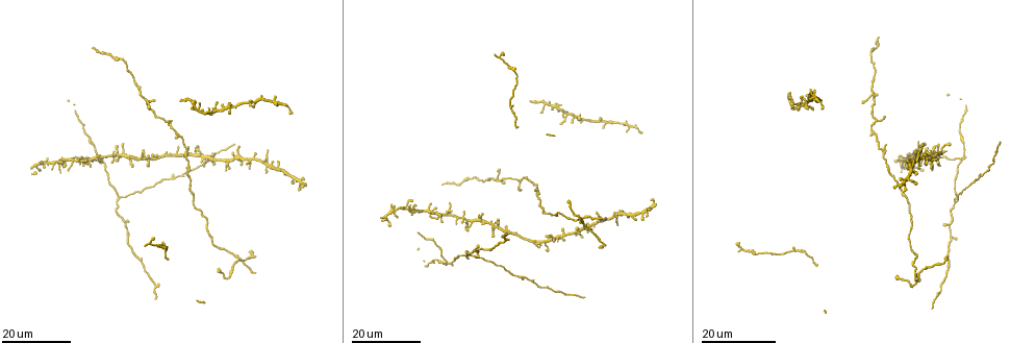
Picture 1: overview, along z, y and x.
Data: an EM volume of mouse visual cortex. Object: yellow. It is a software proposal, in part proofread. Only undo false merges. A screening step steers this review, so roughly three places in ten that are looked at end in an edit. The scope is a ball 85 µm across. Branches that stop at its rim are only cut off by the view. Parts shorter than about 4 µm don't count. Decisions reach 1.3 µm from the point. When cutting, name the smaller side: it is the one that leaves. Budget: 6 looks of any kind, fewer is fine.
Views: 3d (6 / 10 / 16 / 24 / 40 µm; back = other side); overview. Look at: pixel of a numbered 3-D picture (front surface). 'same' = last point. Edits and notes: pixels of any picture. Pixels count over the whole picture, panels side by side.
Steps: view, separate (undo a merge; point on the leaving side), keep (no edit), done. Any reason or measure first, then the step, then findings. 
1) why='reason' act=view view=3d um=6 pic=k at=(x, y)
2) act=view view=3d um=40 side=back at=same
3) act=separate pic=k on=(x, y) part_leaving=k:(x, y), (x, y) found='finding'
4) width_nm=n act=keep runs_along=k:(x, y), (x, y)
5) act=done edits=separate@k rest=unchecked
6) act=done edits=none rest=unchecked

why='branch point' act=view view=3d um=16 pic=1 at=(955, 202)

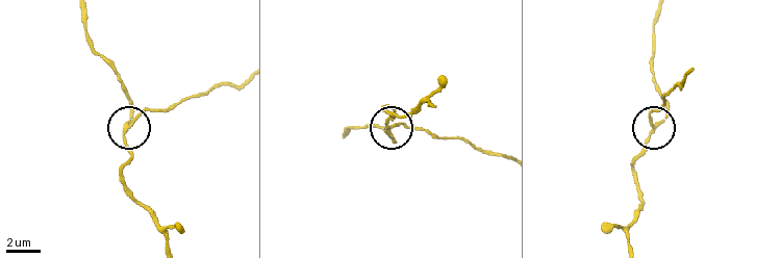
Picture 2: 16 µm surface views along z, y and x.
act=view view=3d um=6 pic=2 at=(655, 124)

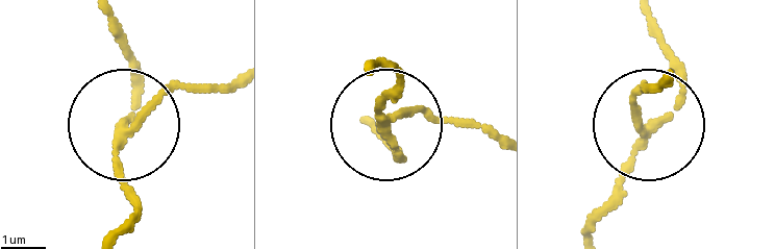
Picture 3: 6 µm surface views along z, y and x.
act=separate pic=3 on=(177, 85) part_leaving=3:(127, 135), (179, 86), (235, 82) found='a second cell is stuck on'

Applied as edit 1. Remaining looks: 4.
why='calibre changes' act=view view=3d um=24 pic=1 at=(470, 177)

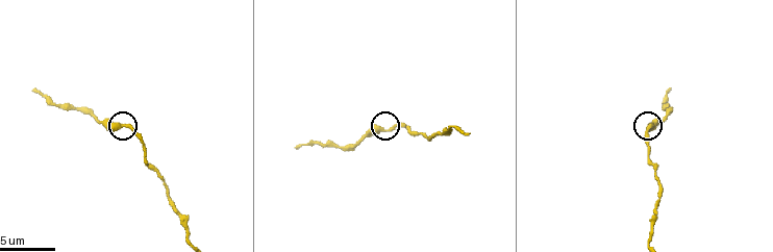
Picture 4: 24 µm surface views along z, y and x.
why='zoom in' act=view view=3d um=10 pic=4 at=(127, 125)

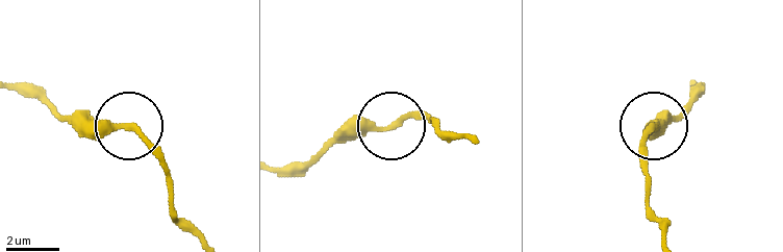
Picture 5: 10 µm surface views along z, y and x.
width_nm=230 act=keep runs_along=5:(195, 236), (172, 209), (166, 169), (134, 135), (69, 124) found='one cell here'

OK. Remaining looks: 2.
why='three-way junction' act=view view=3d um=16 pic=1 at=(446, 264)

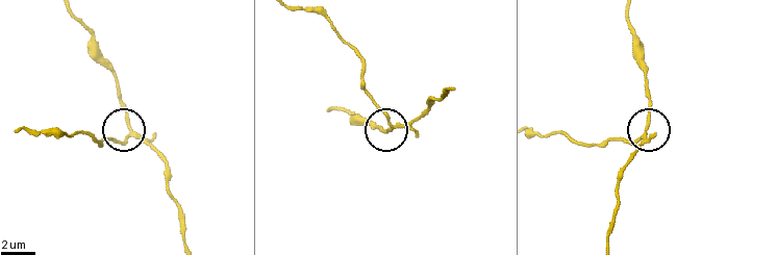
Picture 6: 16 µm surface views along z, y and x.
why='zoom in' act=view view=3d um=10 pic=6 at=(643, 134)

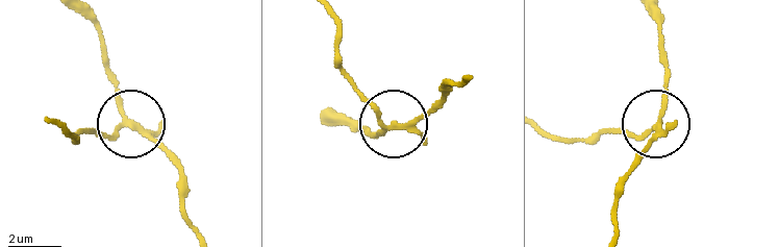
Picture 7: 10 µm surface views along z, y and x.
act=separate pic=7 on=(109, 140) part_leaving=7:(139, 124), (111, 138), (90, 131), (72, 138), (60, 131) found='a second cell is stuck on'

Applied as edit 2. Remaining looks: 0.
act=done edits=separate@3,separate@7 rest=unchecked

